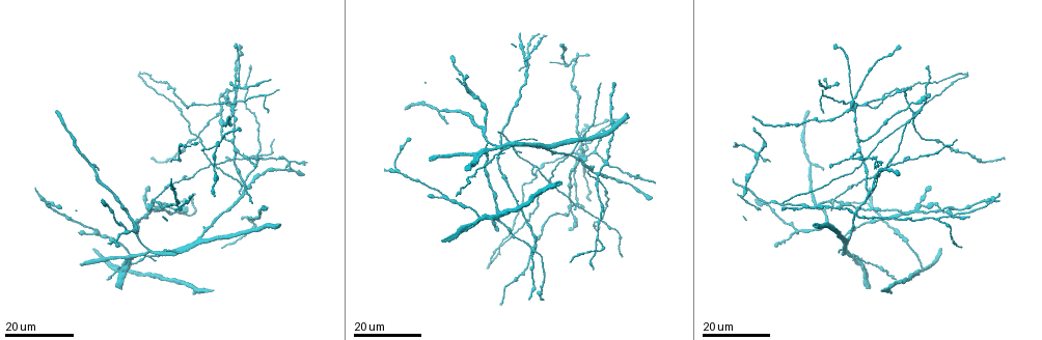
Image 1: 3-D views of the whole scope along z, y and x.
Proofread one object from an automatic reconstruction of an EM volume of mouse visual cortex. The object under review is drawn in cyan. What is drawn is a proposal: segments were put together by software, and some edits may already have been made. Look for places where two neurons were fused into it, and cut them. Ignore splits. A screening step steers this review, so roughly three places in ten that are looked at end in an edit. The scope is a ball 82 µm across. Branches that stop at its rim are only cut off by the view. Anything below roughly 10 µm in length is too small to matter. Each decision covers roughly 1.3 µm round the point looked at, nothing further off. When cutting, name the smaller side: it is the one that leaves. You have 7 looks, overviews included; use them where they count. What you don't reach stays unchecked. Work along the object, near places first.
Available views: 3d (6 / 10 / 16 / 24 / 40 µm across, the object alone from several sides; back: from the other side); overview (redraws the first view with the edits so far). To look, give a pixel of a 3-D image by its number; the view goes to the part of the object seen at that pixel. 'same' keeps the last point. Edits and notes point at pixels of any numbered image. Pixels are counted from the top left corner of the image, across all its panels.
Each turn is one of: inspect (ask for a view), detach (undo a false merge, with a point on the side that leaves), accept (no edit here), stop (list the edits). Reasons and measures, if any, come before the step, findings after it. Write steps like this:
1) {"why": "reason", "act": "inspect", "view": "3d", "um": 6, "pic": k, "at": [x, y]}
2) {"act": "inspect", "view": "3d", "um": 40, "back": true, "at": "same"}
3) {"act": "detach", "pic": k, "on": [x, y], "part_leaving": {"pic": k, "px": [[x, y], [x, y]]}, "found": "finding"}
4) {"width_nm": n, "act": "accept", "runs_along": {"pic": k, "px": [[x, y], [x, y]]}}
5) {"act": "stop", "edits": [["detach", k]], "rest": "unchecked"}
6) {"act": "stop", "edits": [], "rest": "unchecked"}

{"why": "three arms meet", "act": "inspect", "view": "3d", "um": 24, "pic": 1, "at": [833, 201]}

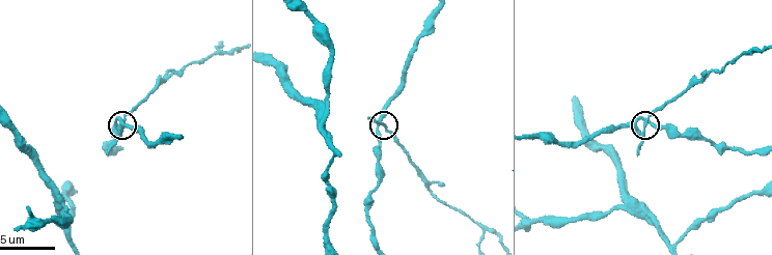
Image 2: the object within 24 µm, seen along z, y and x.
{"act": "inspect", "view": "3d", "um": 10, "pic": 2, "at": [385, 124]}

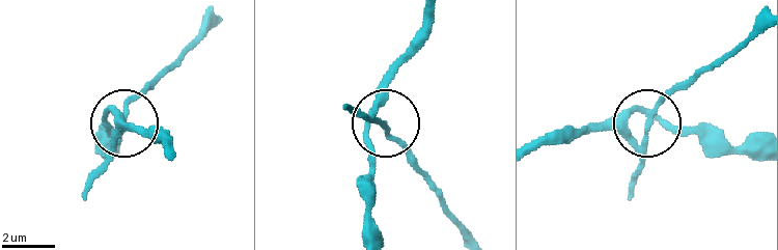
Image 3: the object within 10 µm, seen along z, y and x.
{"act": "inspect", "view": "3d", "um": 10, "back": true, "pic": 3, "at": [383, 126]}

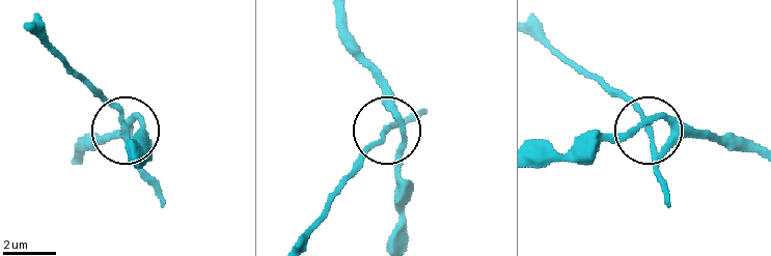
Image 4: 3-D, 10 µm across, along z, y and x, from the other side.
{"arms": 3, "act": "detach", "pic": 4, "on": [155, 194], "found": "two neurons meet here"}

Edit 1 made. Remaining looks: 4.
{"act": "inspect", "view": "3d", "um": 16, "pic": 1, "at": [908, 107]}

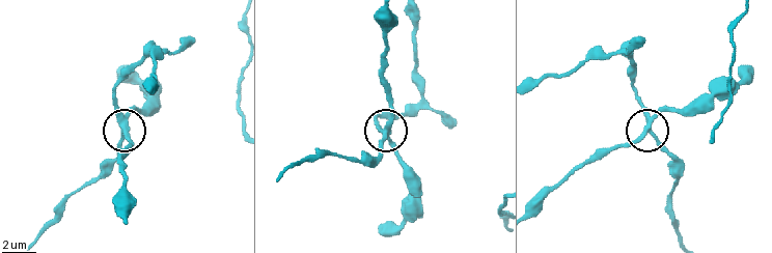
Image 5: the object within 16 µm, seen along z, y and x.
{"act": "inspect", "view": "3d", "um": 6, "pic": 5, "at": [125, 118]}

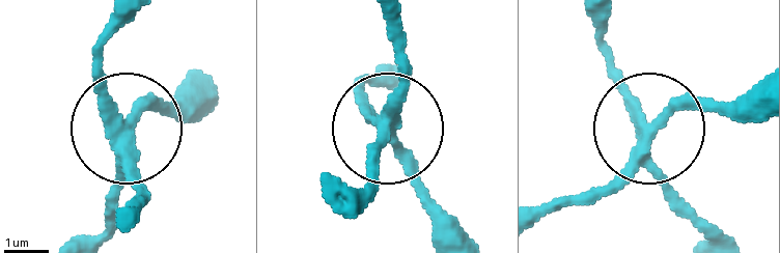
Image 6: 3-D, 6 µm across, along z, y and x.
{"act": "accept", "runs_along": {"pic": 6, "px": [[595, 17], [614, 84], [651, 124], [696, 106], [737, 106]]}, "found": "all the same neuron"}

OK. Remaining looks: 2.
{"act": "stop", "edits": [["detach", 4]], "rest": "unchecked"}

